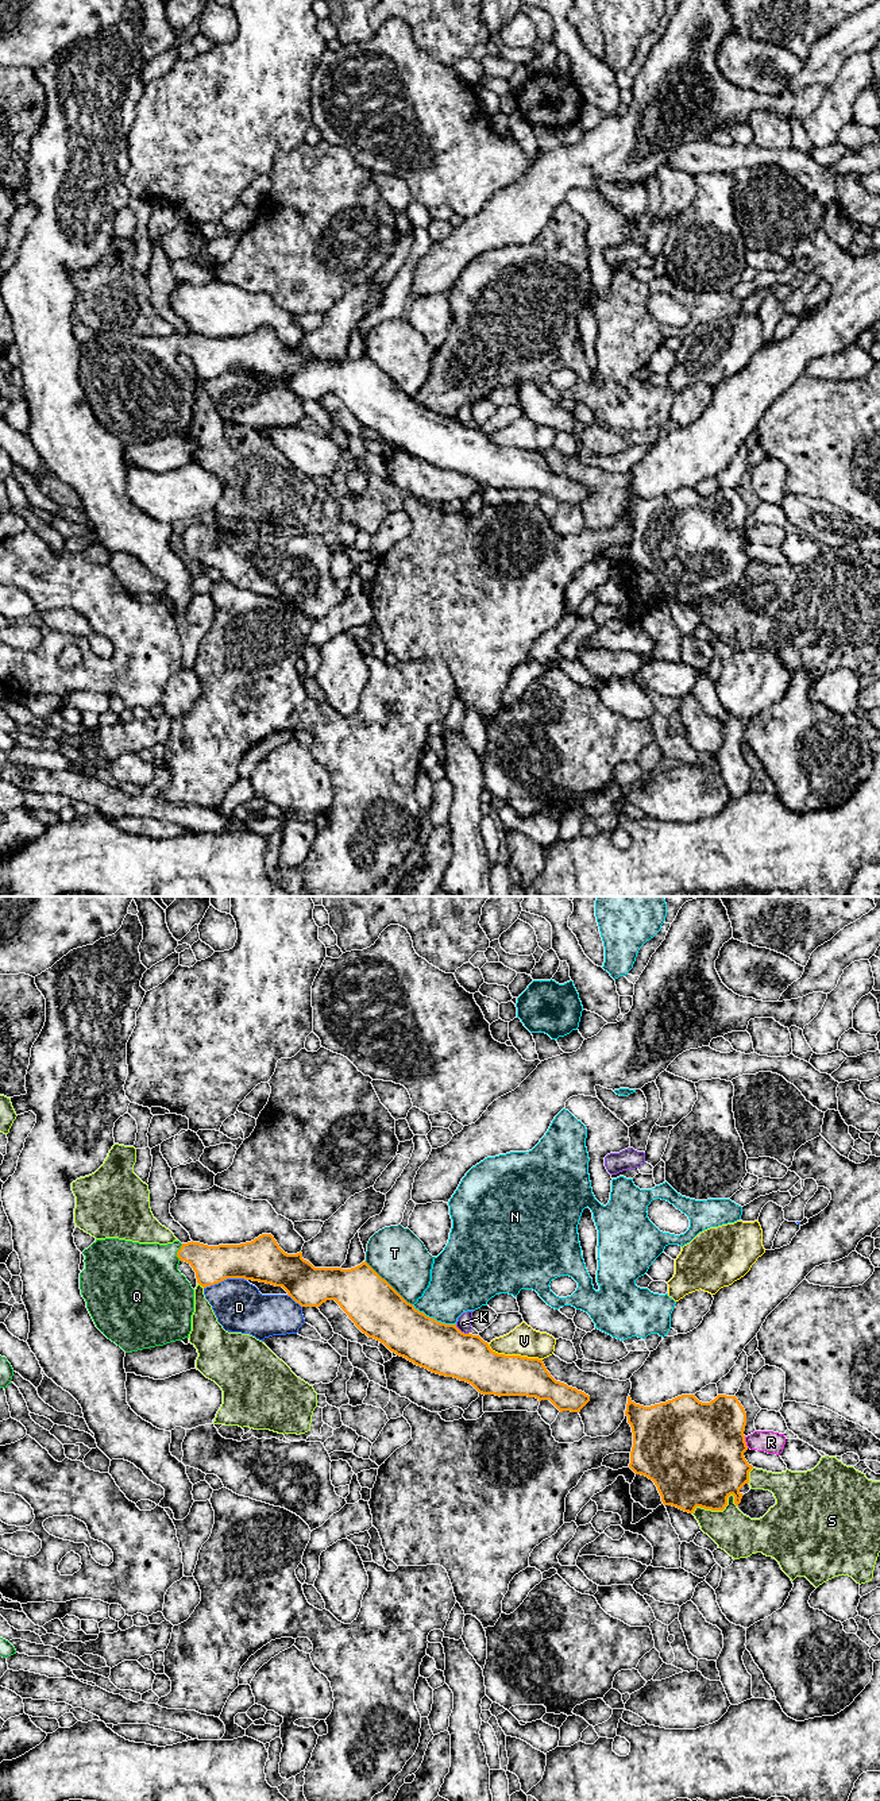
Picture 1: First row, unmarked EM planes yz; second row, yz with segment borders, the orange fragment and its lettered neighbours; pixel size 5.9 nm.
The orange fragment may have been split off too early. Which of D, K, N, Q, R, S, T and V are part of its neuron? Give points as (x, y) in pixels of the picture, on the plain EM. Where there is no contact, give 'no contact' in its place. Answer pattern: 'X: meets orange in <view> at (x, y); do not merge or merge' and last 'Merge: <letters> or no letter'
D: meets orange in yz at (224, 371); do not merge
K: meets orange in yz at (460, 424); do not merge
N: meets orange in yz at (432, 411); do not merge
Q: meets orange in yz at (177, 344); merge
R: meets orange in yz at (745, 535); do not merge
S: meets orange in yz at (716, 602); do not merge
T: meets orange in yz at (388, 375); do not merge
V: meets orange in yz at (514, 448); do not merge
Merge: Q

